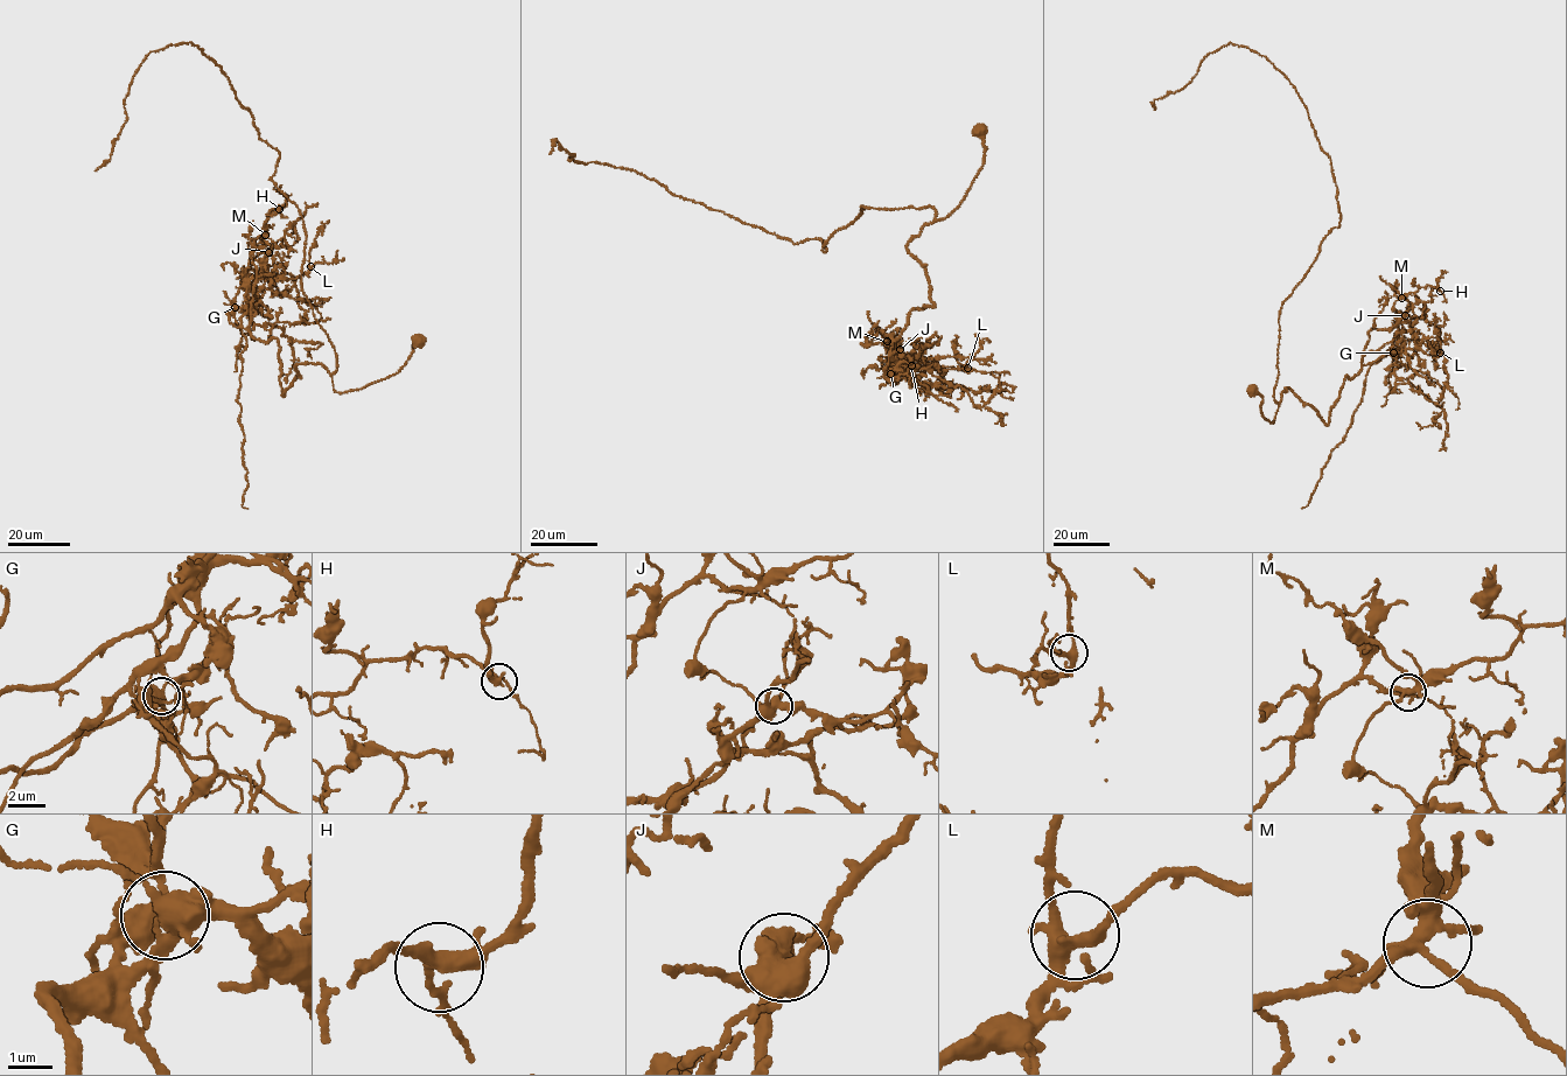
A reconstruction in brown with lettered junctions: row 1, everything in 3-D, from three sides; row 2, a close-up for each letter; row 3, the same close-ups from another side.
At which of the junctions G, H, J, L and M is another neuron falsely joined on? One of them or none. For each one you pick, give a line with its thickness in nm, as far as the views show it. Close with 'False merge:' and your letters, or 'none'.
G: calibre 400 nm
False merge: G

